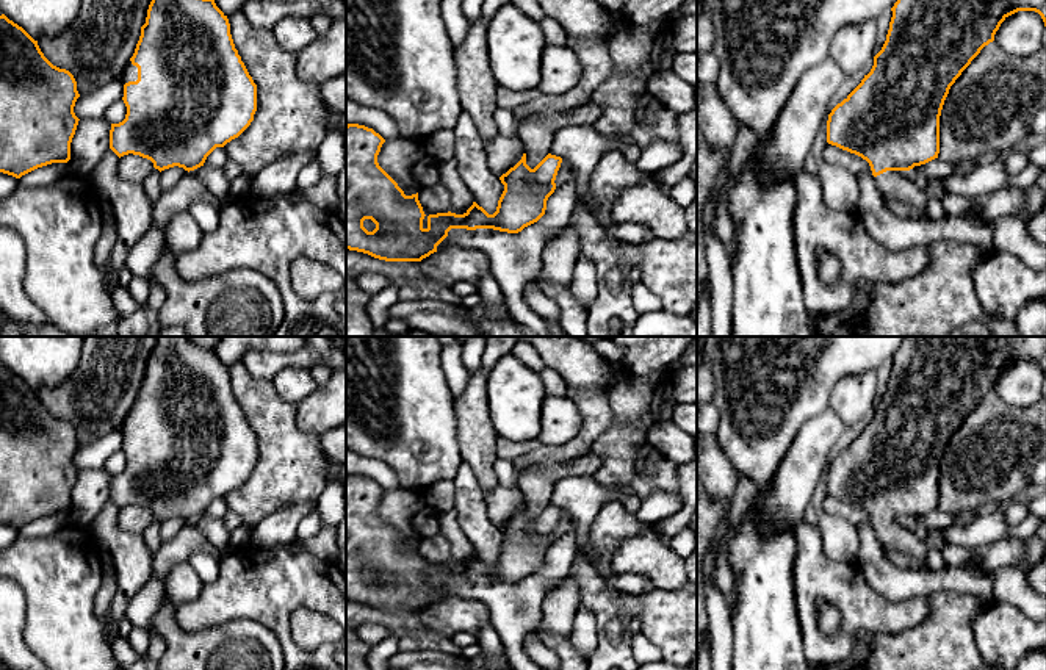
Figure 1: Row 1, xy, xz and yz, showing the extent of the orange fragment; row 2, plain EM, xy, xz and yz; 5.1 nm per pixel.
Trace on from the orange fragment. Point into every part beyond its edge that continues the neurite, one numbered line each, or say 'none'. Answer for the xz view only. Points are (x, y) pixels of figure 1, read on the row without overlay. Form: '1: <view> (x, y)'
none

